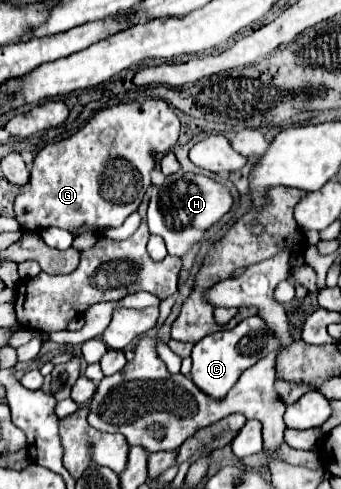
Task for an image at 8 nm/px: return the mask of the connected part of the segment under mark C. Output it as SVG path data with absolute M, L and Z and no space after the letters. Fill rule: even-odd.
M251 316L241 320L235 328L231 330L221 330L213 332L205 338L201 338L193 346L193 370L191 370L191 380L209 396L213 398L223 398L231 386L239 380L239 376L251 368L259 358L267 356L267 352L281 348L279 338L267 328L265 320L261 316Z

